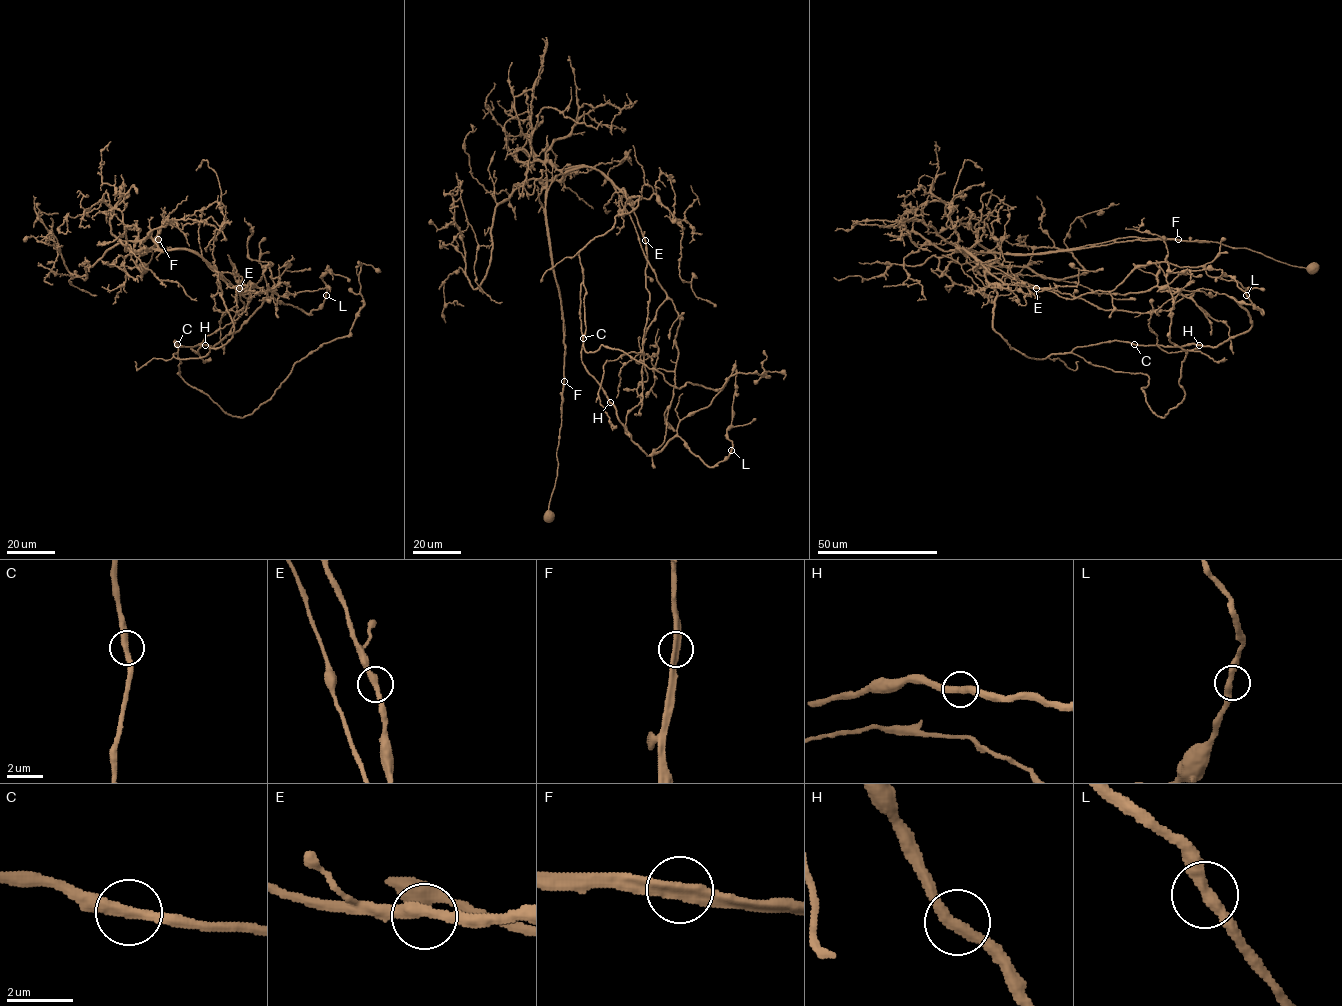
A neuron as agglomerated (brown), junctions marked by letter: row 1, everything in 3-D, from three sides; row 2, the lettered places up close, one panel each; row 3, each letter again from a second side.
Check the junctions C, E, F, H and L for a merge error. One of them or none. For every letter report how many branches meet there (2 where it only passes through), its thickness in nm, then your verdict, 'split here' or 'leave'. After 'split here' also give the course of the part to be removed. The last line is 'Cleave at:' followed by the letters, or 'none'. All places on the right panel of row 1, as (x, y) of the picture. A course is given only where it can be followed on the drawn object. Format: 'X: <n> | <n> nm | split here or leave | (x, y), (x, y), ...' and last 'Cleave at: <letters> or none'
C: 2 | 340 nm | leave
E: 2 | 340 nm | leave
F: 2 | 360 nm | split here | (1178, 239), (1133, 236), (1031, 254), (958, 250), (1064, 298), (1113, 290), (1136, 268), (1163, 262), (1264, 289)
H: 2 | 360 nm | leave
L: 2 | 360 nm | leave
Cleave at: F

